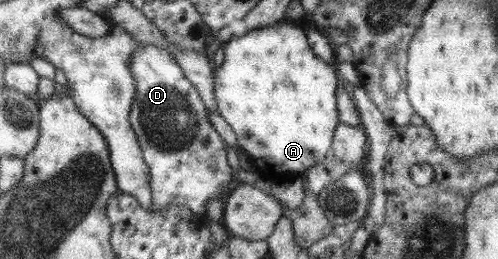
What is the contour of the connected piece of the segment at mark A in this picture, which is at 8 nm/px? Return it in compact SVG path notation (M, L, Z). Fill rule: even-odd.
M283 20L278 24L254 29L242 36L232 37L222 45L222 48L224 50L224 59L216 68L214 83L214 96L216 96L216 102L218 102L217 113L234 130L238 139L237 143L240 145L240 148L248 154L252 160L253 167L263 179L269 179L271 182L274 182L292 173L306 173L306 169L330 155L332 152L333 131L340 123L336 104L336 91L338 91L338 85L342 81L333 65L328 65L321 59L318 59L318 56L312 51L308 43L306 33L296 22Z

